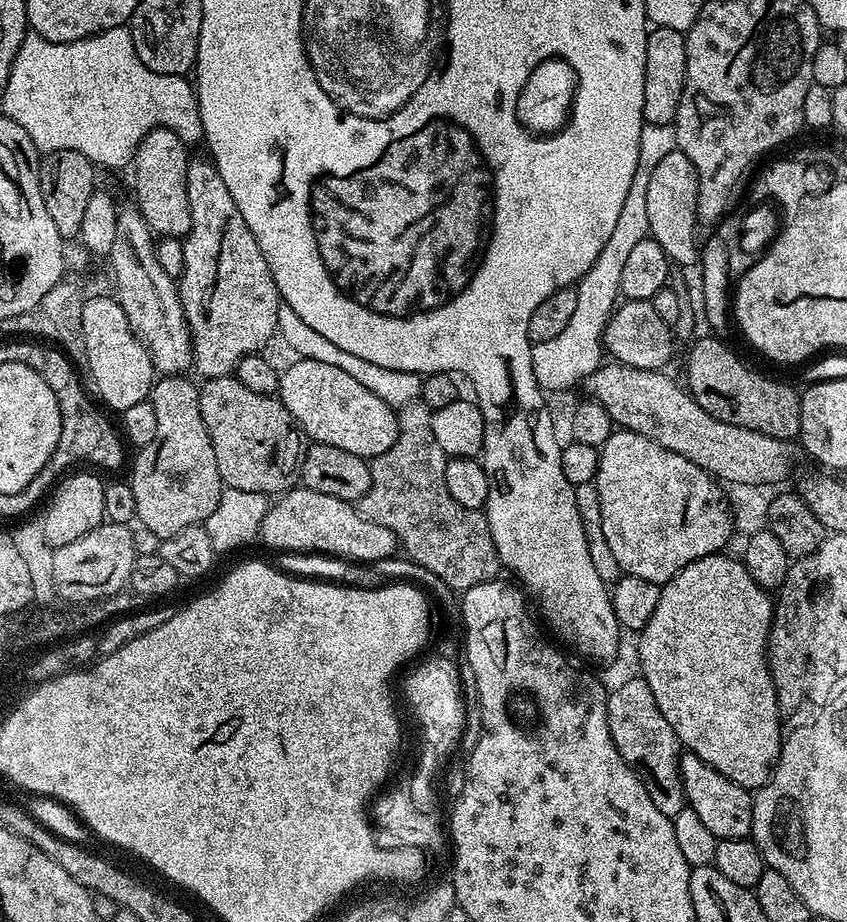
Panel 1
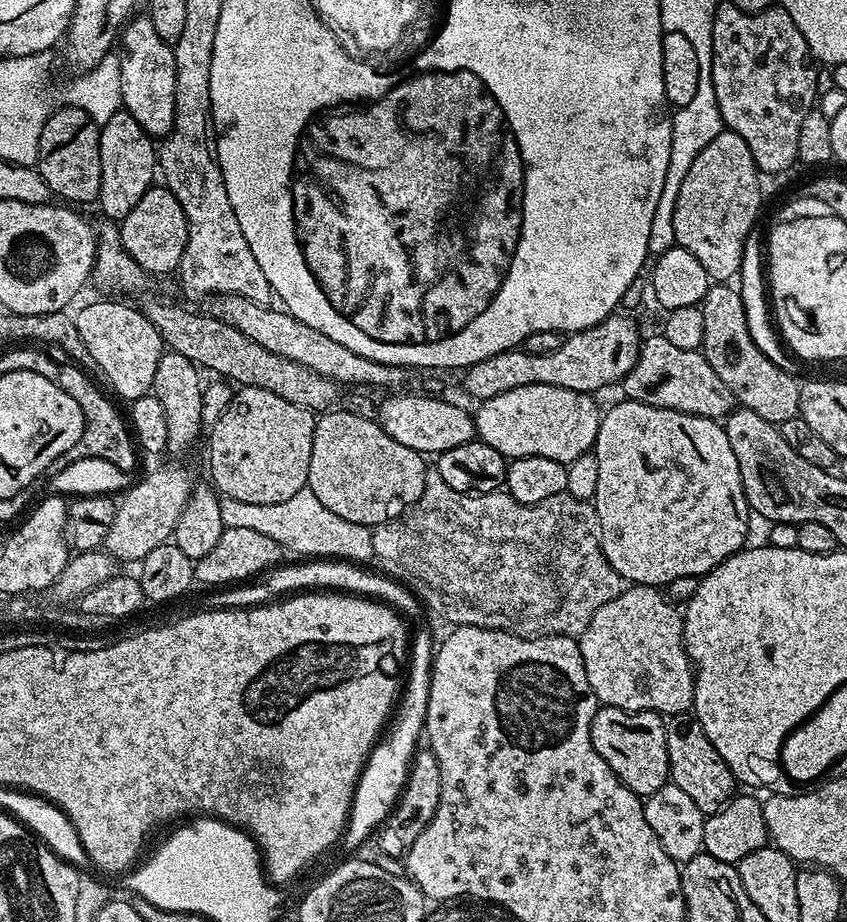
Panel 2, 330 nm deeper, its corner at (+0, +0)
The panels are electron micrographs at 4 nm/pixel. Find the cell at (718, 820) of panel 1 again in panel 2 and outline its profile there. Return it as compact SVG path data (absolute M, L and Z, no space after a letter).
M692 714L667 717L666 727L668 774L671 783L676 784L678 790L684 791L693 800L694 806L698 806L698 810L702 810L705 814L711 814L723 808L732 799L734 795L732 787L737 787L738 781L726 766L722 754L714 750L714 742L706 738L702 726Z

